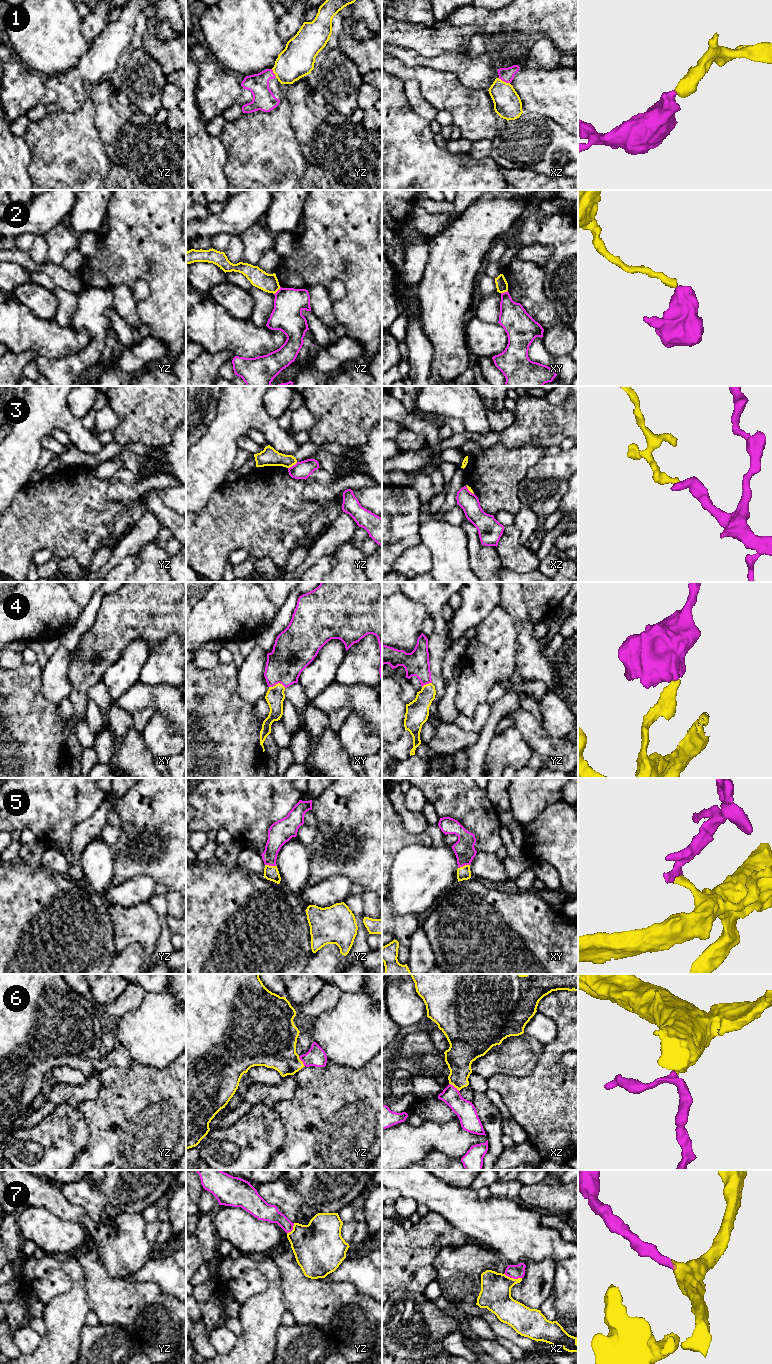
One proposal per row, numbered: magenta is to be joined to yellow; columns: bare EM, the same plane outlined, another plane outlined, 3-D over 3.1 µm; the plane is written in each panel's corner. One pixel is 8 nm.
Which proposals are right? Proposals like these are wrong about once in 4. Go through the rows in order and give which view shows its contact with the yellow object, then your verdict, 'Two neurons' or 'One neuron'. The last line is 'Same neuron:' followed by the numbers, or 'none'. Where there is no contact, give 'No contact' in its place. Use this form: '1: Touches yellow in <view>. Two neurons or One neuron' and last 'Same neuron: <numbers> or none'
1: Touches yellow in xz. One neuron
2: Touches yellow in yz. Two neurons
3: Touches yellow in yz. Two neurons
4: Touches yellow in xy. One neuron
5: Touches yellow in xy. One neuron
6: Touches yellow in xz. One neuron
7: Touches yellow in xz. One neuron
Same neuron: 1, 4, 5, 6, 7

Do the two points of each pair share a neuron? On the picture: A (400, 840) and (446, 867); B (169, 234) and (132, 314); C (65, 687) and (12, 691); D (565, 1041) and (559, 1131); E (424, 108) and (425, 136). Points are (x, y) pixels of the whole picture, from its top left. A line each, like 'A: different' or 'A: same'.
A: different
B: different
C: different
D: same
E: different

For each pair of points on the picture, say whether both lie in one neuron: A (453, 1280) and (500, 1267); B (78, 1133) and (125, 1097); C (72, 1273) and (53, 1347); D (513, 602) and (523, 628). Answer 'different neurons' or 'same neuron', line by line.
A: same neuron
B: different neurons
C: same neuron
D: same neuron

